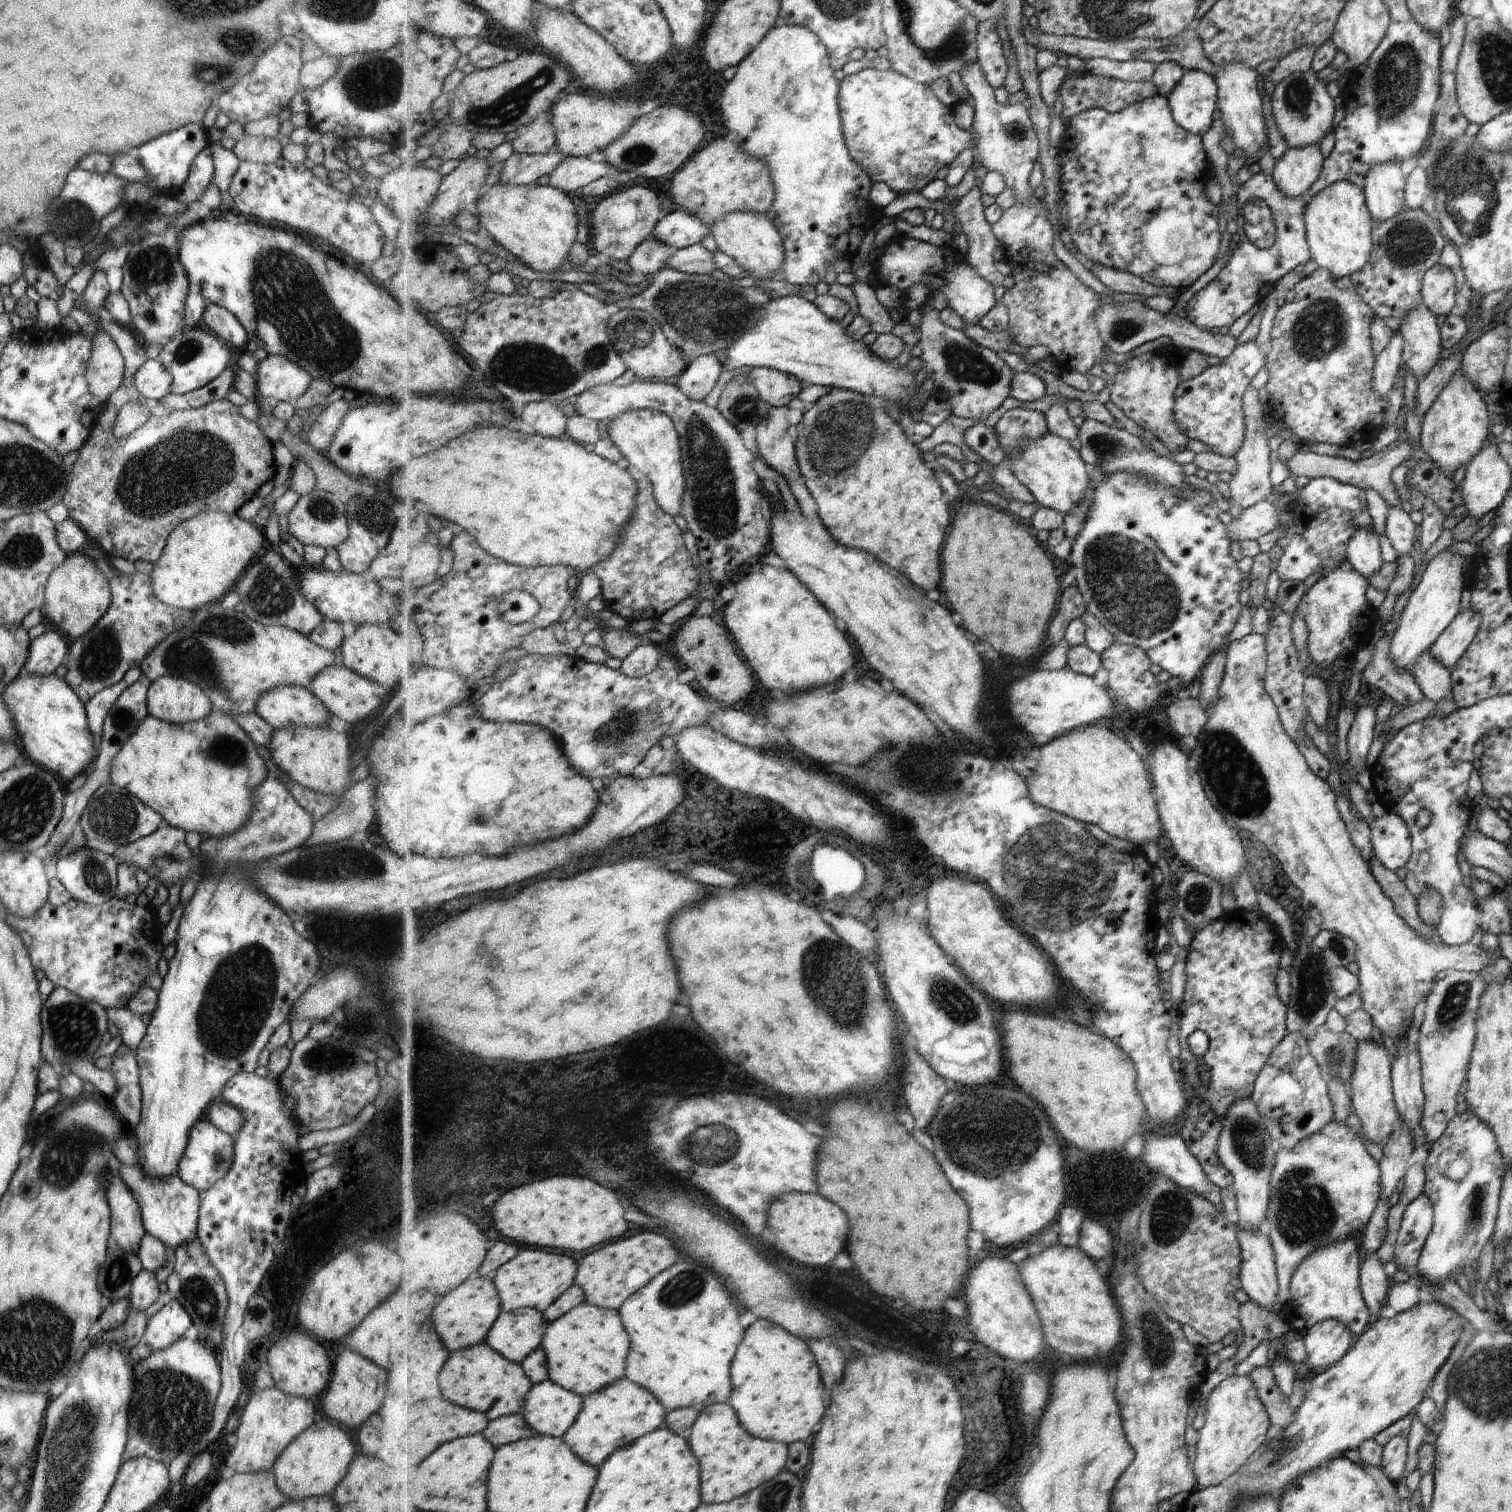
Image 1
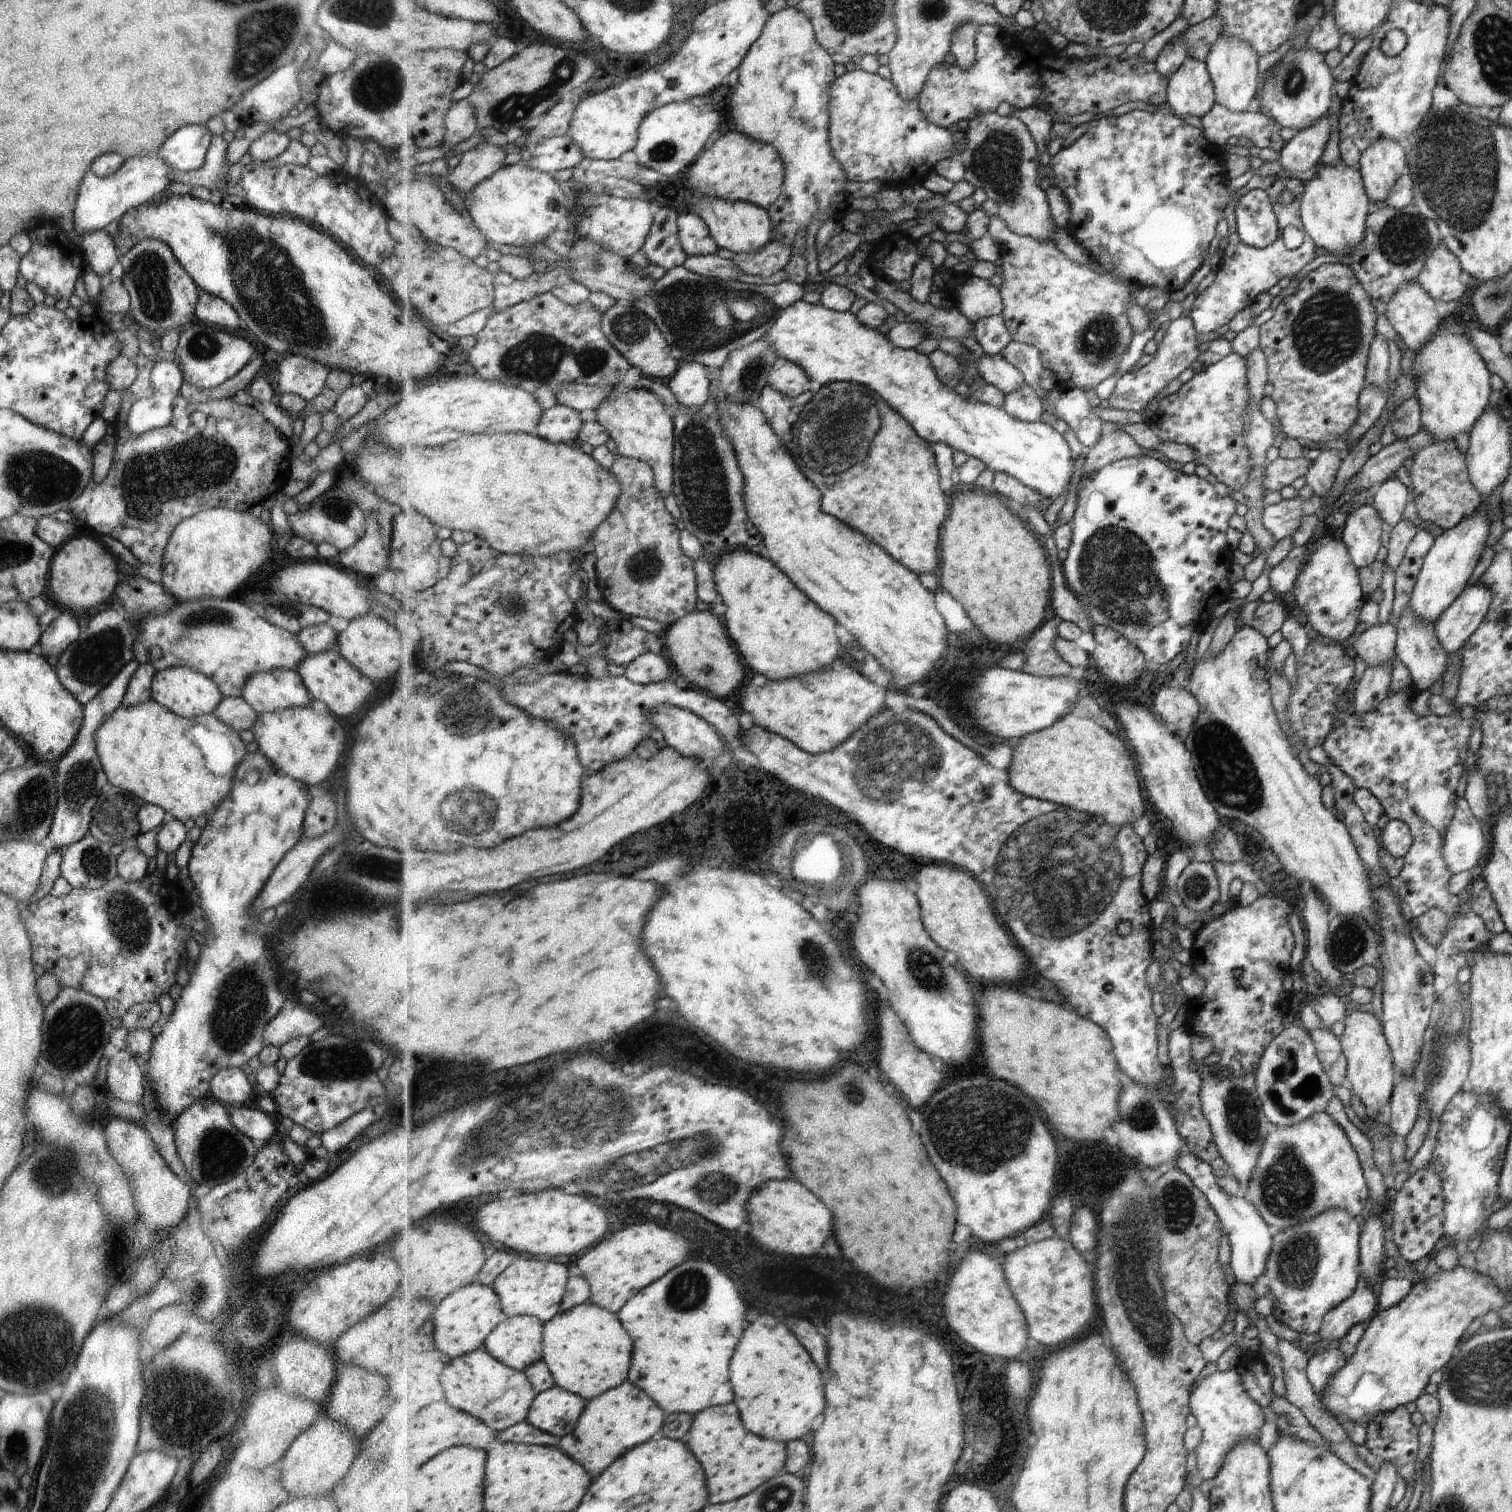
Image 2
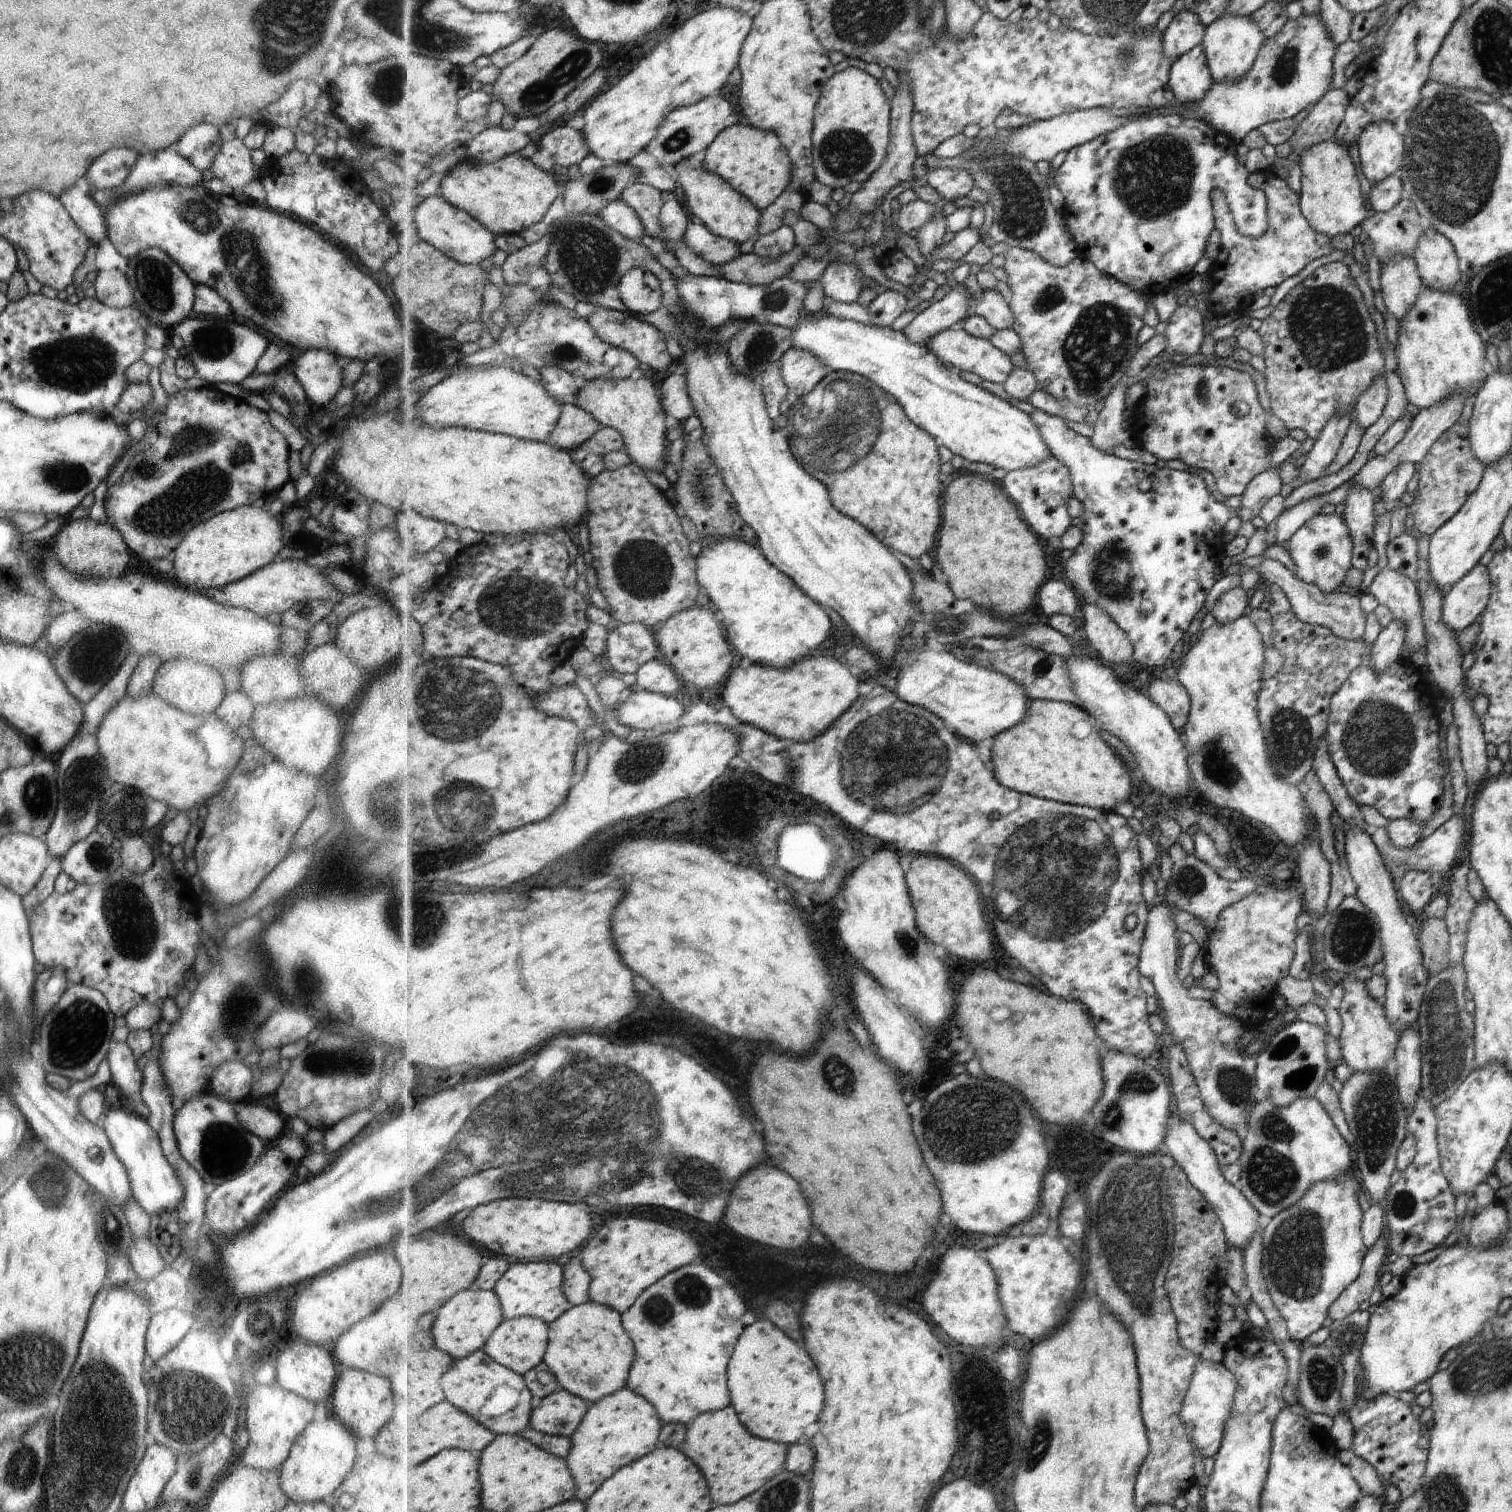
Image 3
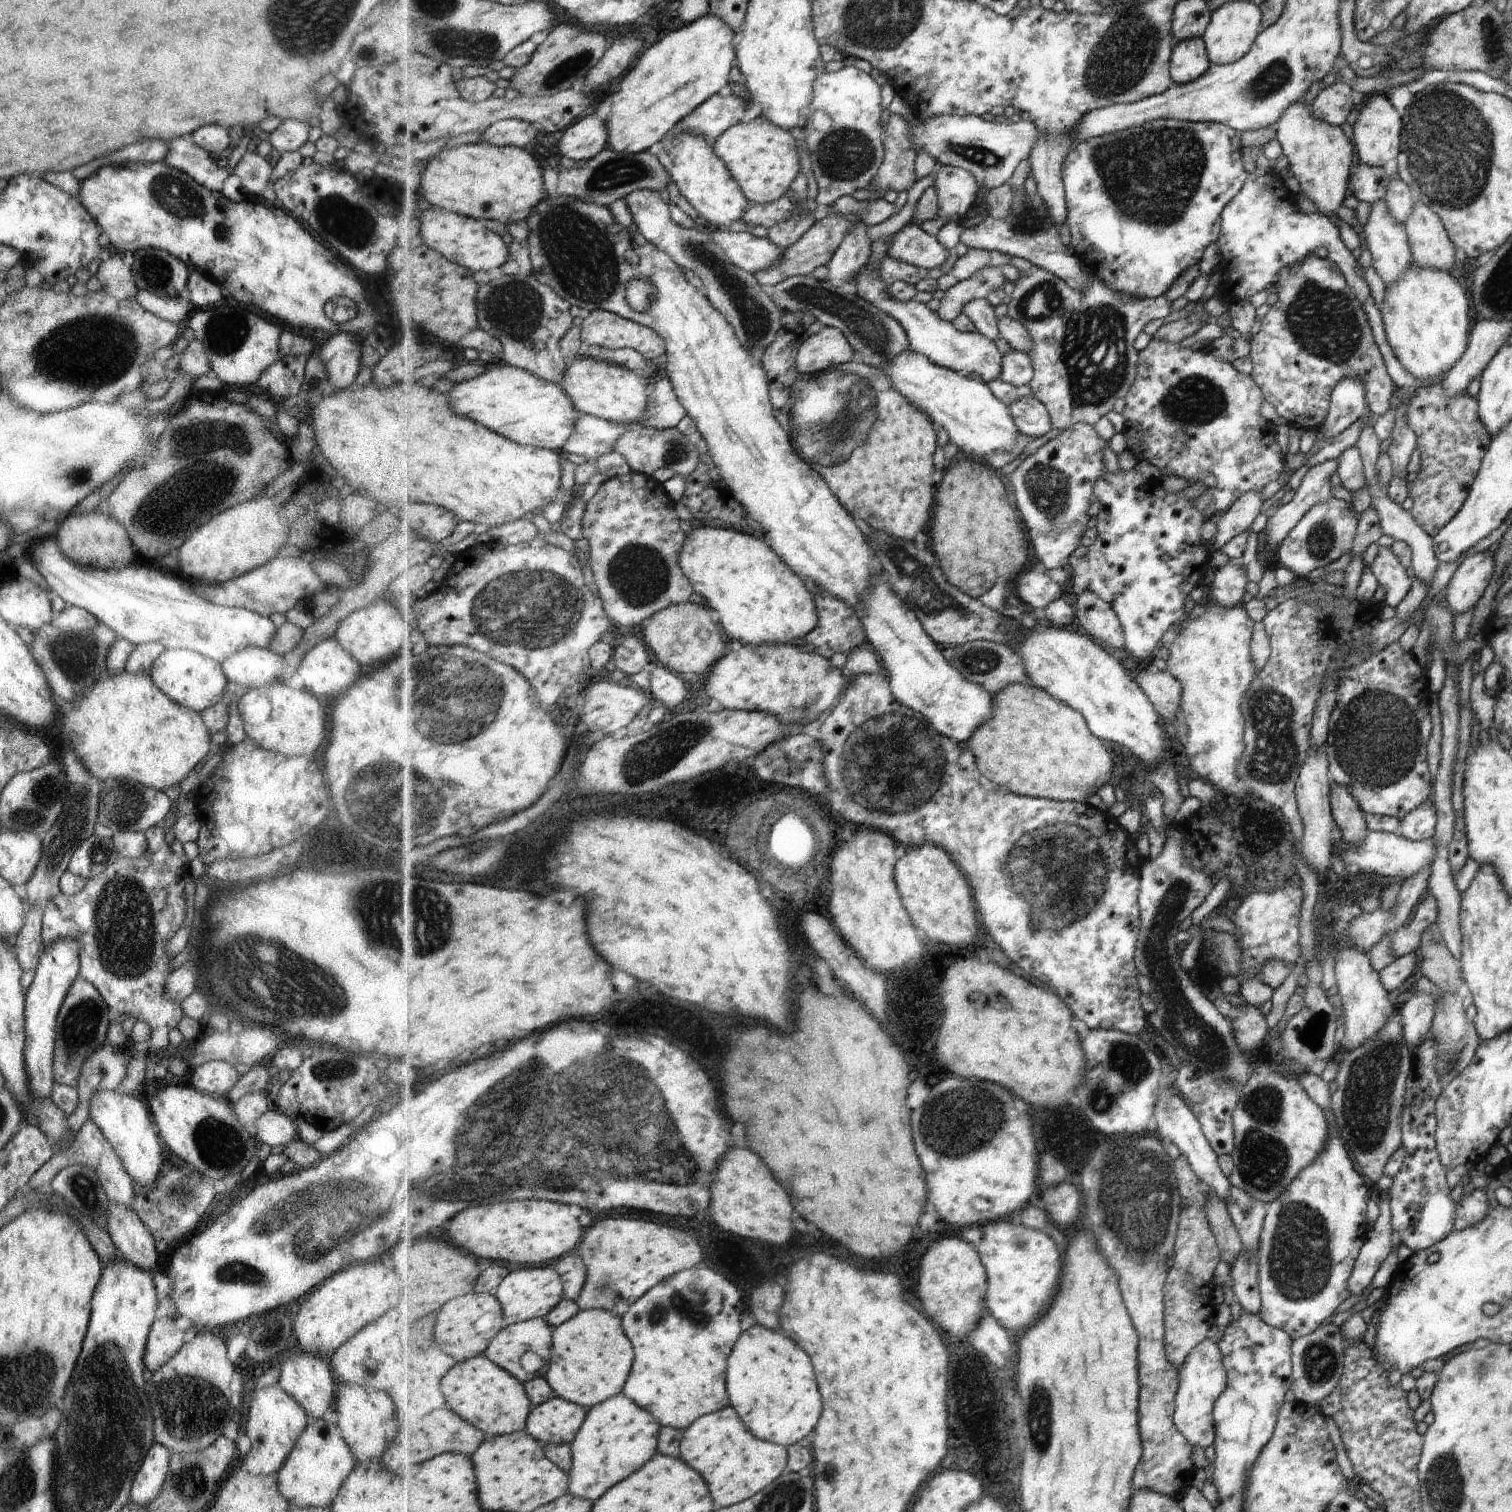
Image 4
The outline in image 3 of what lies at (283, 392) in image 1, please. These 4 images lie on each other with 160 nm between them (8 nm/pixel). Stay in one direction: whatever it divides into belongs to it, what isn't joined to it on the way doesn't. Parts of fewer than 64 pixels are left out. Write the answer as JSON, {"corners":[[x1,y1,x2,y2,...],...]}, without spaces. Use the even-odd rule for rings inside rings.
{"corners":[[309,349,291,362,291,371,311,404,326,407,342,387,343,361,328,350]]}

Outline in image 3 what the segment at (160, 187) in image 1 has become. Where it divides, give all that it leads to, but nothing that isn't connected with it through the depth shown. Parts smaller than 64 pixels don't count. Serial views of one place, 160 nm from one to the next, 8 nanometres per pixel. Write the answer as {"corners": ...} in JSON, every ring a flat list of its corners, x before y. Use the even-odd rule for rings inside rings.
{"corners":[[200,122,188,128,174,147,184,160,192,162,196,170,204,171,211,166,212,160,218,155,224,142,218,127]]}

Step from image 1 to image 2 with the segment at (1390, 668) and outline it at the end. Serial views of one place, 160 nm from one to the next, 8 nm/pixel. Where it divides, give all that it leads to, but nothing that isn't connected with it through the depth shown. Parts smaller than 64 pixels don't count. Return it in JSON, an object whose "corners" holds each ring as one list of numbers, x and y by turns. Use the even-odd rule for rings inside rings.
{"corners":[[1392,623,1371,626,1356,638,1351,652,1364,660,1367,666,1390,663,1392,668,1396,663,1396,639,1397,630]]}

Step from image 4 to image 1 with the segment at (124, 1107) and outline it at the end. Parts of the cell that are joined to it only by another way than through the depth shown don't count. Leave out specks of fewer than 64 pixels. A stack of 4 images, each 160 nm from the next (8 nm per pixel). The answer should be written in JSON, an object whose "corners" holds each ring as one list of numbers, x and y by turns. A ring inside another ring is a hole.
{"corners":[[138,1161,134,1164,122,1163,119,1177,130,1189,132,1196,139,1204,146,1233,161,1240,166,1247,172,1247,173,1249,196,1237,199,1208,202,1202,197,1188,186,1184,178,1174,163,1179,153,1179,143,1173]]}

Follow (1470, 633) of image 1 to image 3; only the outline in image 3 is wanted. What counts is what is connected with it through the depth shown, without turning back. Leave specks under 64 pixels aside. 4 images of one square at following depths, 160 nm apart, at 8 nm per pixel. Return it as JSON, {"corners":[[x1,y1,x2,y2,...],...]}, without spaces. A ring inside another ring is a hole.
{"corners":[[1476,564,1454,588,1443,596,1442,624,1459,635,1482,616,1490,598,1491,582,1488,570]]}

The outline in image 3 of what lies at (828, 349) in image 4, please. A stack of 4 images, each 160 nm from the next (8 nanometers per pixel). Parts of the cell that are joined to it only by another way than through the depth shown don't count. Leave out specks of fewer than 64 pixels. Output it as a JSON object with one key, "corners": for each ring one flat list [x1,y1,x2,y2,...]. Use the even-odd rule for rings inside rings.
{"corners":[[792,348,782,360,782,374,792,390,793,398,814,392,831,372,832,368,826,366,824,360,816,358,816,354,808,350]]}

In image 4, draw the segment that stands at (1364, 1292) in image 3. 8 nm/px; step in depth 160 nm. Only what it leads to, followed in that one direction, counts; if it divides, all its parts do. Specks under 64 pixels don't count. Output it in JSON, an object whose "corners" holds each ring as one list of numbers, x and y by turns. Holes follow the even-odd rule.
{"corners":[[1390,1191,1383,1192,1382,1195,1381,1201,1378,1201,1380,1216,1373,1229,1366,1235,1364,1246,1360,1250,1359,1258,1348,1280,1350,1296,1361,1294,1368,1287,1384,1260,1391,1253,1393,1232,1388,1204]]}

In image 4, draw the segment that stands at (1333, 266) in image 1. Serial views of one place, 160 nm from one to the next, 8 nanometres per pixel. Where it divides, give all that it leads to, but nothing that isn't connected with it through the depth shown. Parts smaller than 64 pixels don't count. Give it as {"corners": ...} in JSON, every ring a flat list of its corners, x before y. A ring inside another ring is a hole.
{"corners":[[1304,99,1294,102,1282,112,1280,120,1274,125,1274,130,1276,139,1282,145,1283,155,1288,158,1290,172,1300,184,1301,194,1314,203,1316,213,1336,220,1336,211,1342,205,1350,203,1349,199,1346,198,1346,190,1348,189,1348,182,1350,182,1350,170,1352,170,1353,166,1352,154,1354,154,1355,150,1350,140,1348,140,1340,127,1330,126,1330,124,1314,118,1310,107,1304,104]]}

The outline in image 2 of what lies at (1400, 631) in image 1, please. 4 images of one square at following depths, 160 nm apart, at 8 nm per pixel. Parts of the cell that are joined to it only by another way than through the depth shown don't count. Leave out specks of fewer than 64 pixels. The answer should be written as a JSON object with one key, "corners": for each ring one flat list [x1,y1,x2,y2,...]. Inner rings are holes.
{"corners":[[1474,511,1470,516,1455,524,1452,528,1444,529,1440,535,1435,537,1433,545,1426,553,1409,602,1409,607,1419,619,1428,619,1434,623,1442,612,1454,602,1454,599,1462,590,1464,590,1464,587,1468,585,1468,580,1470,580,1470,576,1472,576,1478,560,1480,560,1480,554,1486,548,1486,543,1489,539,1488,535,1490,534,1488,528,1490,528,1490,520,1487,517,1487,512]]}

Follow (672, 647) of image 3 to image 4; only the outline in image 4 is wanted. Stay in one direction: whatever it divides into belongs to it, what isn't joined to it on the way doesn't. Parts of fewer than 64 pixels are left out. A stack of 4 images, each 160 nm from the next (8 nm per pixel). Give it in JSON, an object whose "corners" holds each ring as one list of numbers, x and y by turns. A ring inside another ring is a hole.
{"corners":[[688,602,670,606,656,616,652,616,644,626,638,630,645,642,655,655,656,662,665,665,680,676,684,674,704,674,711,672,728,653,726,638,722,636,720,626,712,620,712,614,702,604]]}

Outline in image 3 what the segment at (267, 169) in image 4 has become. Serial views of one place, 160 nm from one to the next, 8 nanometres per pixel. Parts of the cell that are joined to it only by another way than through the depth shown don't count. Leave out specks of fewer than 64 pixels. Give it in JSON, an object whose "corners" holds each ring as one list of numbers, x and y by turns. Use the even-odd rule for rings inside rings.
{"corners":[[240,138,225,141,209,167,212,178,220,180,226,192,241,190,255,180,256,166,250,154,252,151,249,151]]}

